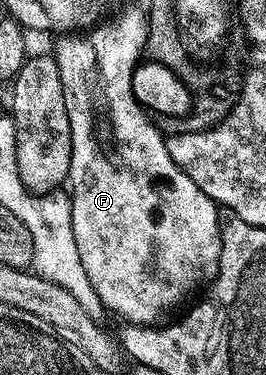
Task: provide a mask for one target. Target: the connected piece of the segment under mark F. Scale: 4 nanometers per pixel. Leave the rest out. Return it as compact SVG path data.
M125 16L118 24L109 24L101 29L95 36L91 37L89 44L93 49L89 56L82 60L77 60L74 64L61 64L61 77L63 78L63 102L67 102L67 118L71 122L71 166L69 167L69 178L67 181L67 191L71 202L71 226L75 230L75 246L79 246L79 258L83 261L83 270L87 270L87 278L91 278L91 286L95 288L95 294L101 299L102 305L109 308L117 316L122 316L122 321L131 324L143 324L153 326L168 308L173 308L184 296L189 296L197 287L208 285L216 277L217 263L221 257L221 223L219 221L219 208L214 204L213 199L179 166L173 168L175 162L165 145L166 137L159 134L158 125L154 117L150 115L136 100L132 93L132 74L136 70L143 53L146 51L146 40L148 38L148 26L146 17Z

